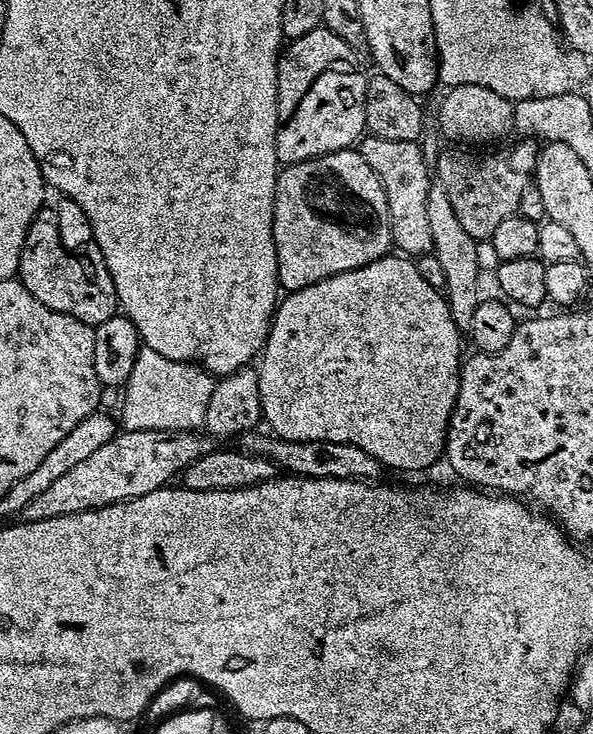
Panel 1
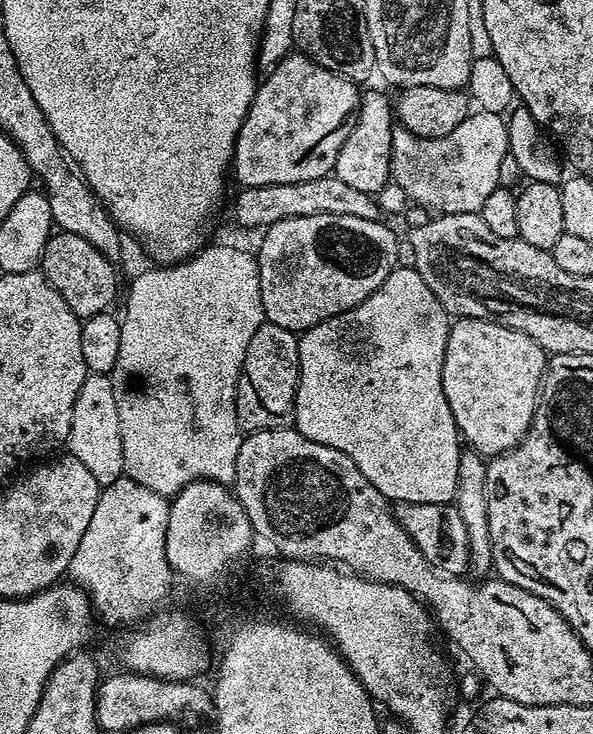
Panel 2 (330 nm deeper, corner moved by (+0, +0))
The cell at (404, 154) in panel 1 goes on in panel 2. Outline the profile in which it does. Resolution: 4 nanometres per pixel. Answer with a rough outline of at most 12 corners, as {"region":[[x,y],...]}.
{"region":[[365,91],[334,175],[379,194],[390,182],[394,104]]}

